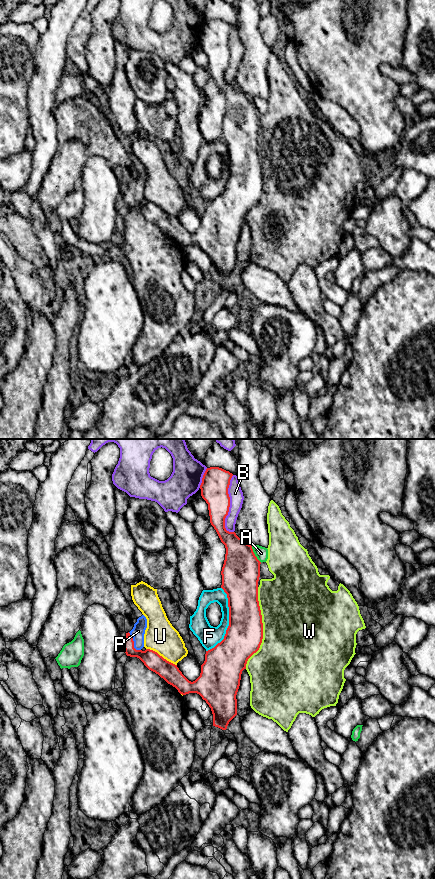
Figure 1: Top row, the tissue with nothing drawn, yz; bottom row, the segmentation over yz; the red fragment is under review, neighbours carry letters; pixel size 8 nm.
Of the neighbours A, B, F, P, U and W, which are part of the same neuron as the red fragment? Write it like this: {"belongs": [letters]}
{"belongs": ["P"]}

